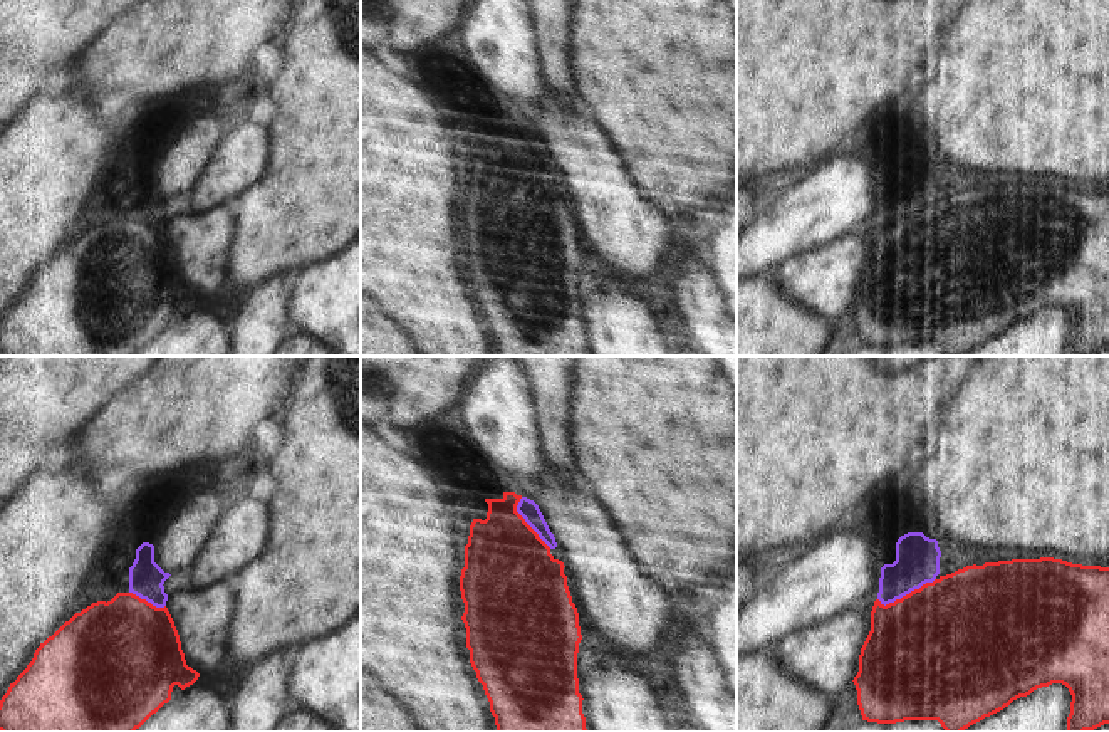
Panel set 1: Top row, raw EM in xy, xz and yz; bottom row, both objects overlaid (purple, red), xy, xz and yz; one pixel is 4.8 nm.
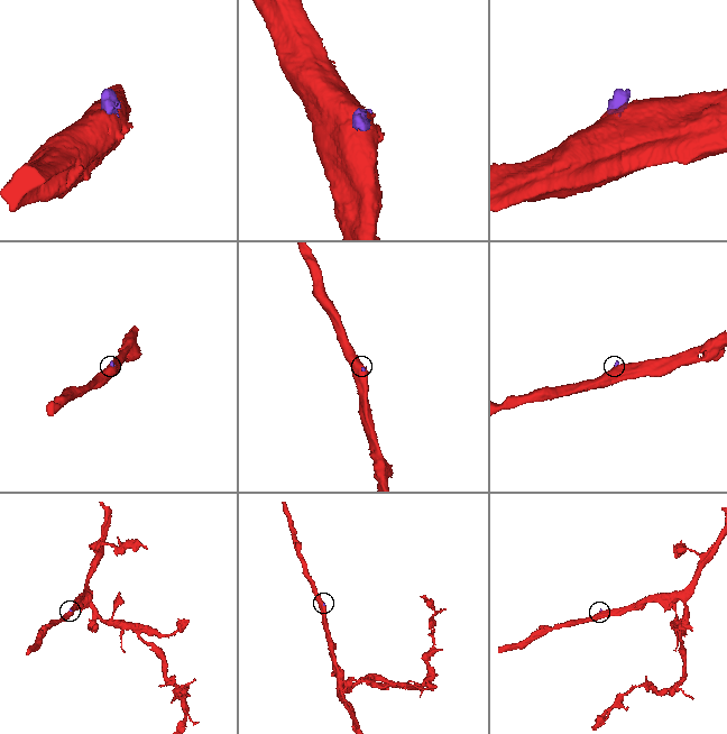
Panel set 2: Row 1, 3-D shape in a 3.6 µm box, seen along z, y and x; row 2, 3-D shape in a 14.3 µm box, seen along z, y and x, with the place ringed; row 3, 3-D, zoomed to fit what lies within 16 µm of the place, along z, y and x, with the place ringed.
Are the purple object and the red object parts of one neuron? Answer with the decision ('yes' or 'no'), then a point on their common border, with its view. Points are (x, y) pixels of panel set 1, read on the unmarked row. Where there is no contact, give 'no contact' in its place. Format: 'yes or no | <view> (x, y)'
yes | yz (906, 217)

